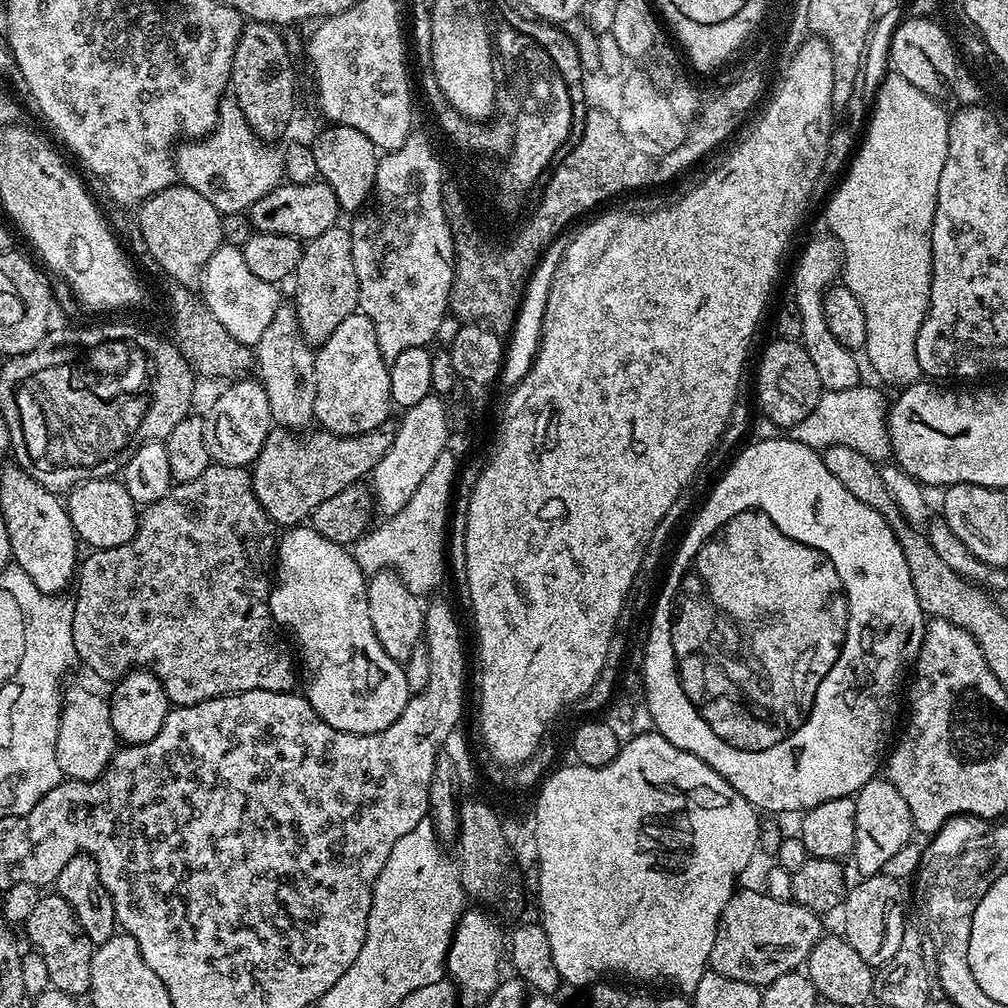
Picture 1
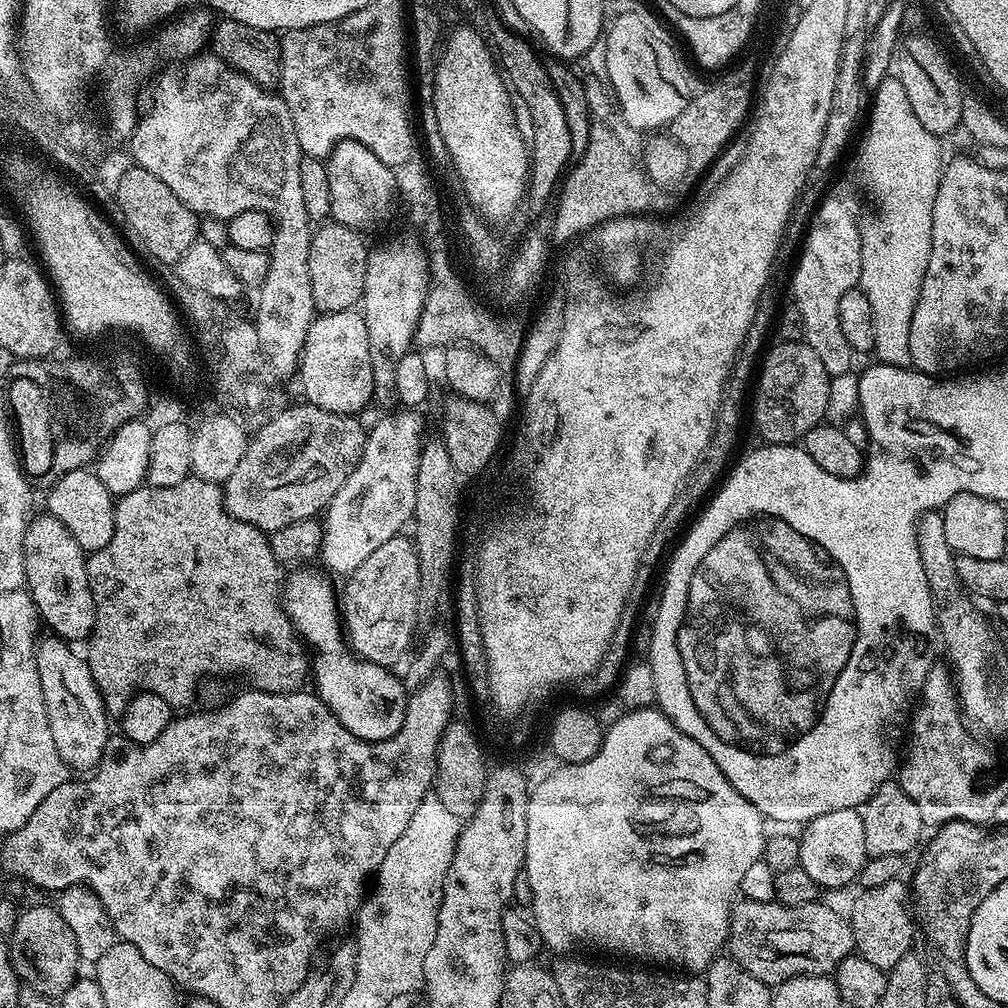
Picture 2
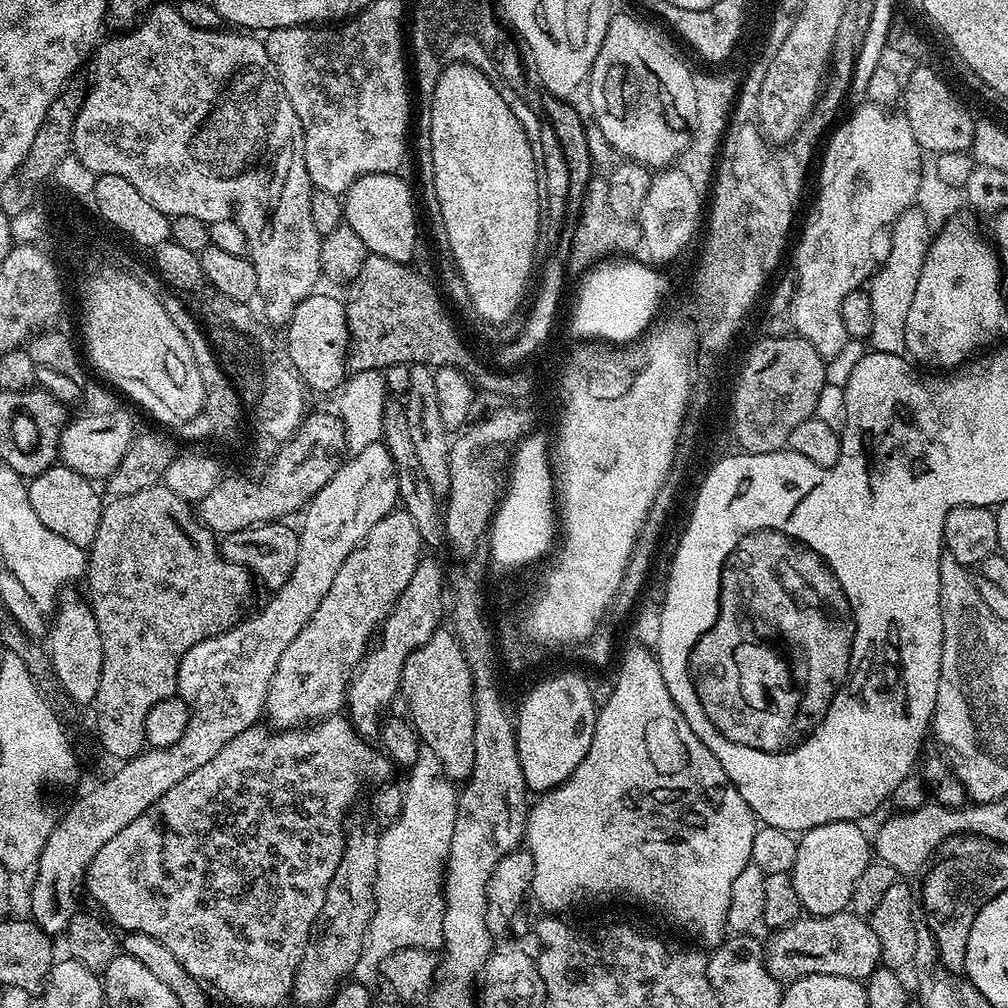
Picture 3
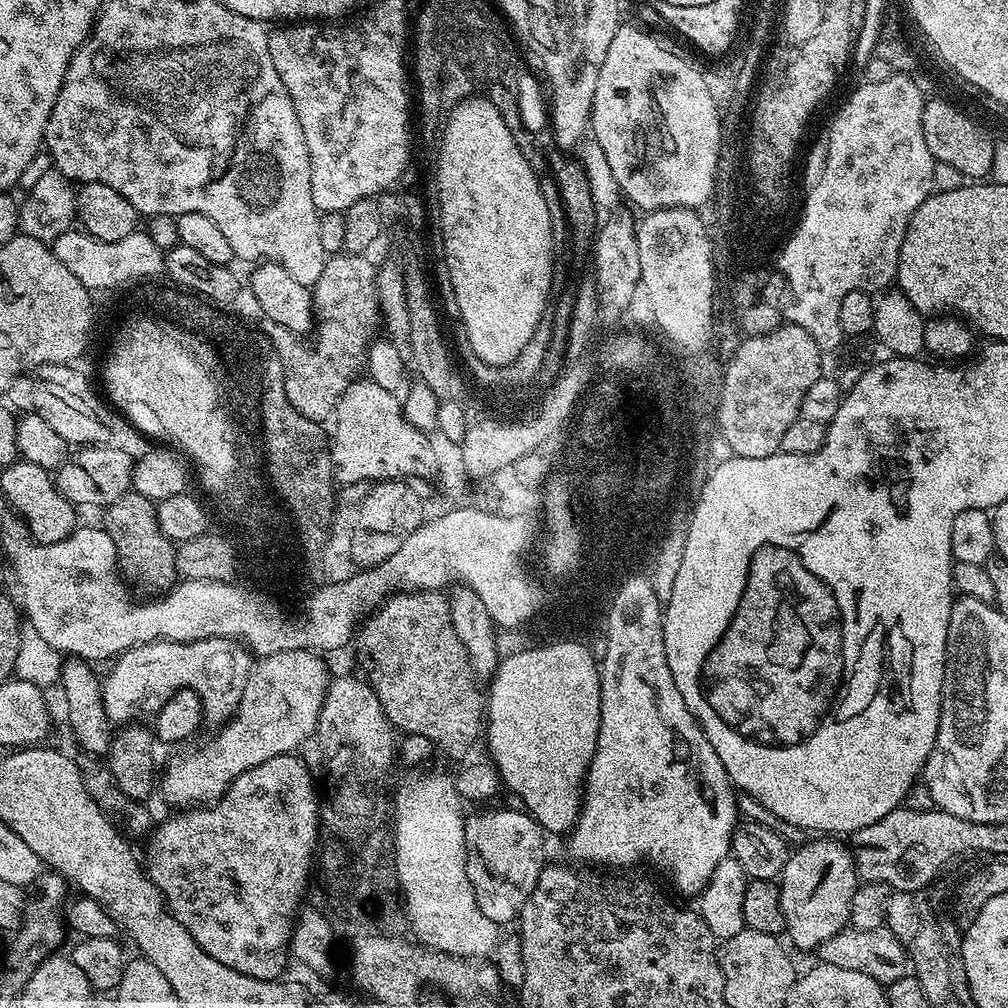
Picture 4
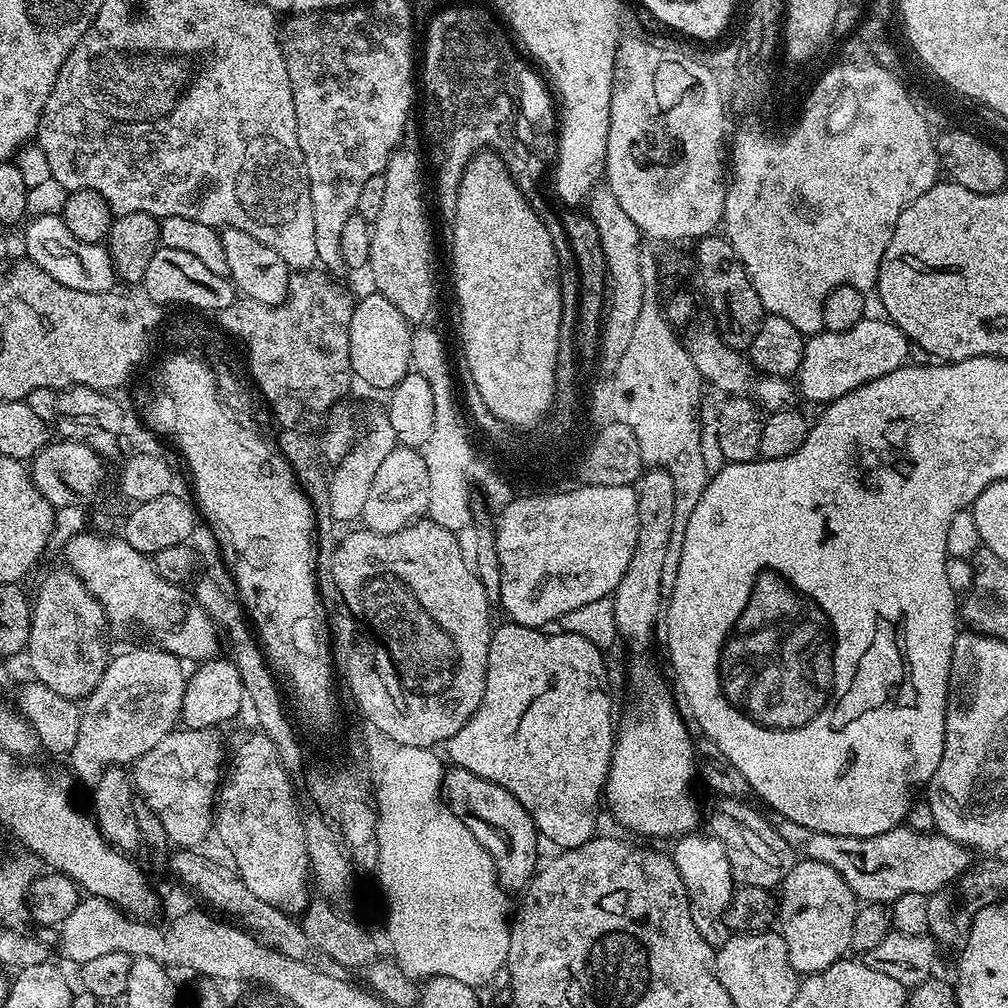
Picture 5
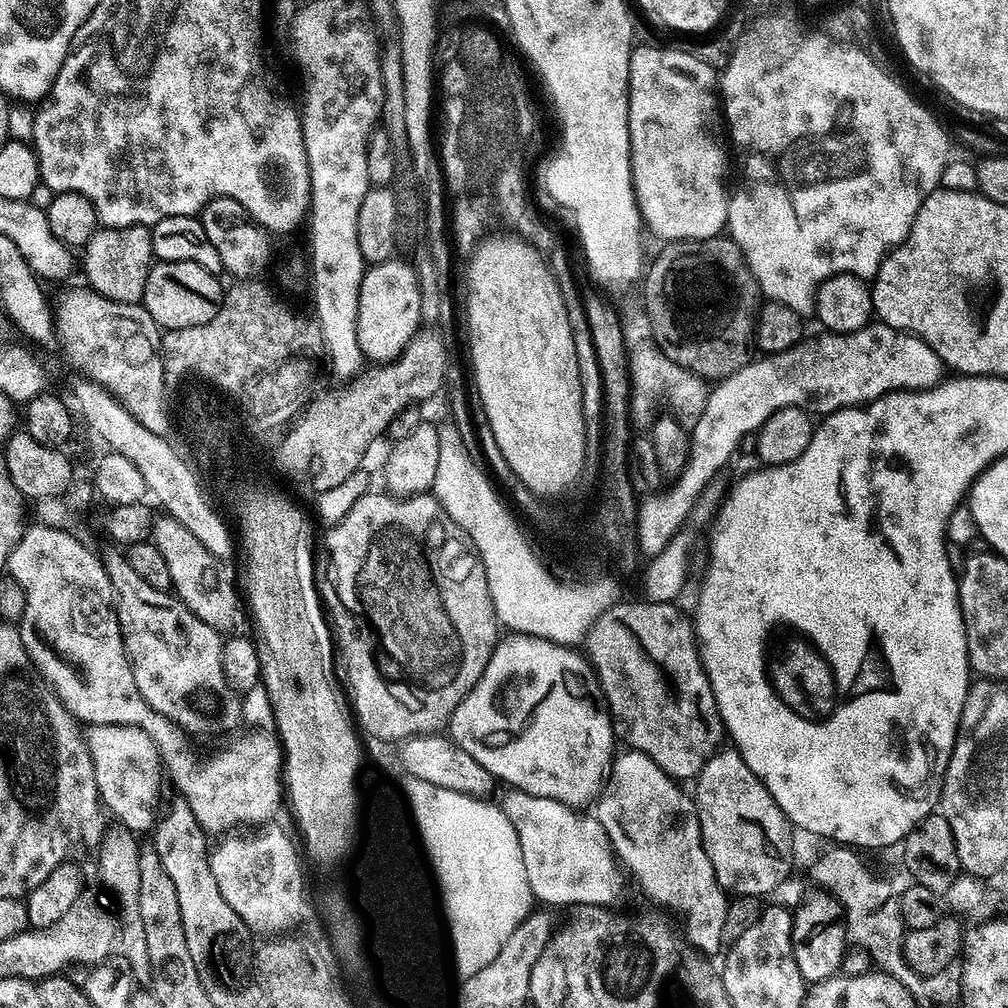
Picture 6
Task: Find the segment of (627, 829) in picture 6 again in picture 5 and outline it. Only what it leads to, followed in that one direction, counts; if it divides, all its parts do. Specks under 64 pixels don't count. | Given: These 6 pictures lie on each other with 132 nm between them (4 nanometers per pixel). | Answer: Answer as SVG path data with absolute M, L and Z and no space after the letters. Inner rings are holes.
M684 834L675 841L670 848L670 855L676 864L678 874L682 874L682 882L688 891L690 910L694 914L694 924L702 933L702 938L714 946L724 944L730 935L725 920L727 908L730 906L734 881L730 862L724 856L722 842L711 834L696 836L697 834Z

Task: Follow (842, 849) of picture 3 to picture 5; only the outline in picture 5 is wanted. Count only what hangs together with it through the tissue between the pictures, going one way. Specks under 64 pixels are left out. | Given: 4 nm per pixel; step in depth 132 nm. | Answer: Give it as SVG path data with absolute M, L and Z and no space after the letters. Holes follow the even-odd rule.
M803 858L793 863L790 874L786 874L778 892L778 931L786 942L788 960L797 974L821 972L834 962L845 959L846 953L852 947L852 931L857 907L857 896L852 893L850 886L846 886L838 870L826 866L826 862L814 862Z

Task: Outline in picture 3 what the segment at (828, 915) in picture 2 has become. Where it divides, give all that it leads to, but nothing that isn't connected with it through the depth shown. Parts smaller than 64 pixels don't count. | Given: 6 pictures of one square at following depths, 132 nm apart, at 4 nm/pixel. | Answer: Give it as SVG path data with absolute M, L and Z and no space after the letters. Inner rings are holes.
M851 910L829 916L801 915L783 928L771 933L768 945L763 945L762 959L766 970L775 980L791 982L803 976L830 974L851 980L867 981L881 967L878 934L871 923Z

